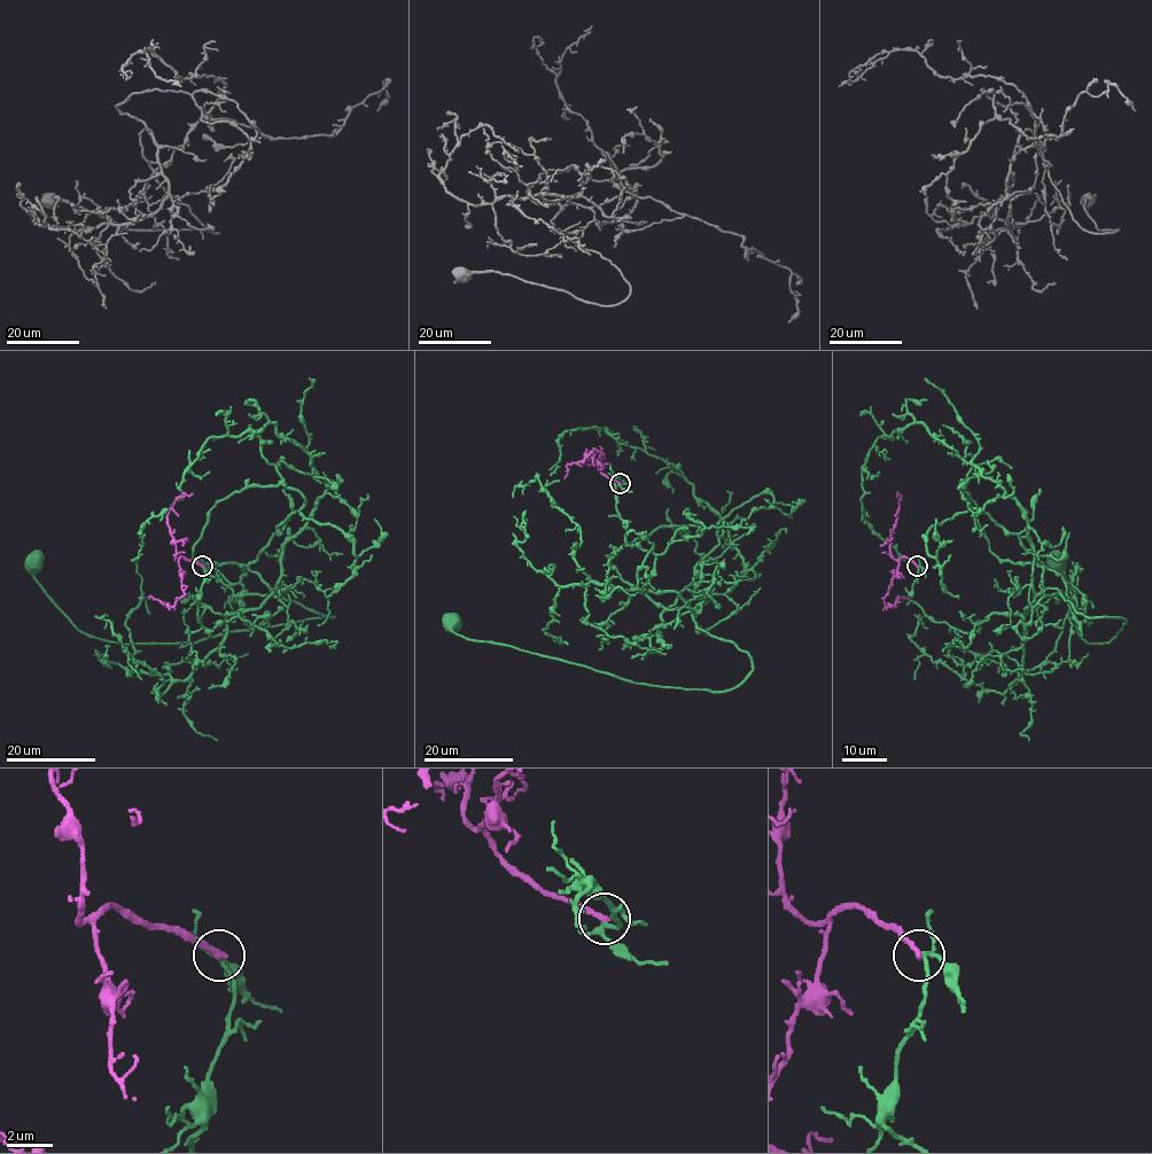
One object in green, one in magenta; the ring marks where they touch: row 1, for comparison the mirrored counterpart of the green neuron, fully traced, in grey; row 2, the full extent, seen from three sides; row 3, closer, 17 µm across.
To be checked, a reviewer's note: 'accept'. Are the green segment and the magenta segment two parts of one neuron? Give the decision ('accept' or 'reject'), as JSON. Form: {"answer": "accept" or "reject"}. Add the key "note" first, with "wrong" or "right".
{"note": "wrong", "answer": "reject"}

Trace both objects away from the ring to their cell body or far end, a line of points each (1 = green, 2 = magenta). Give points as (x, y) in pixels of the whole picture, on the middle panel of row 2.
1: (620, 483), (625, 542), (655, 555), (645, 589), (675, 591), (748, 654), (738, 685), (635, 684), (453, 624)
2: (620, 483), (600, 472), (597, 466), (601, 453), (594, 450), (577, 464), (567, 465), (563, 477)

